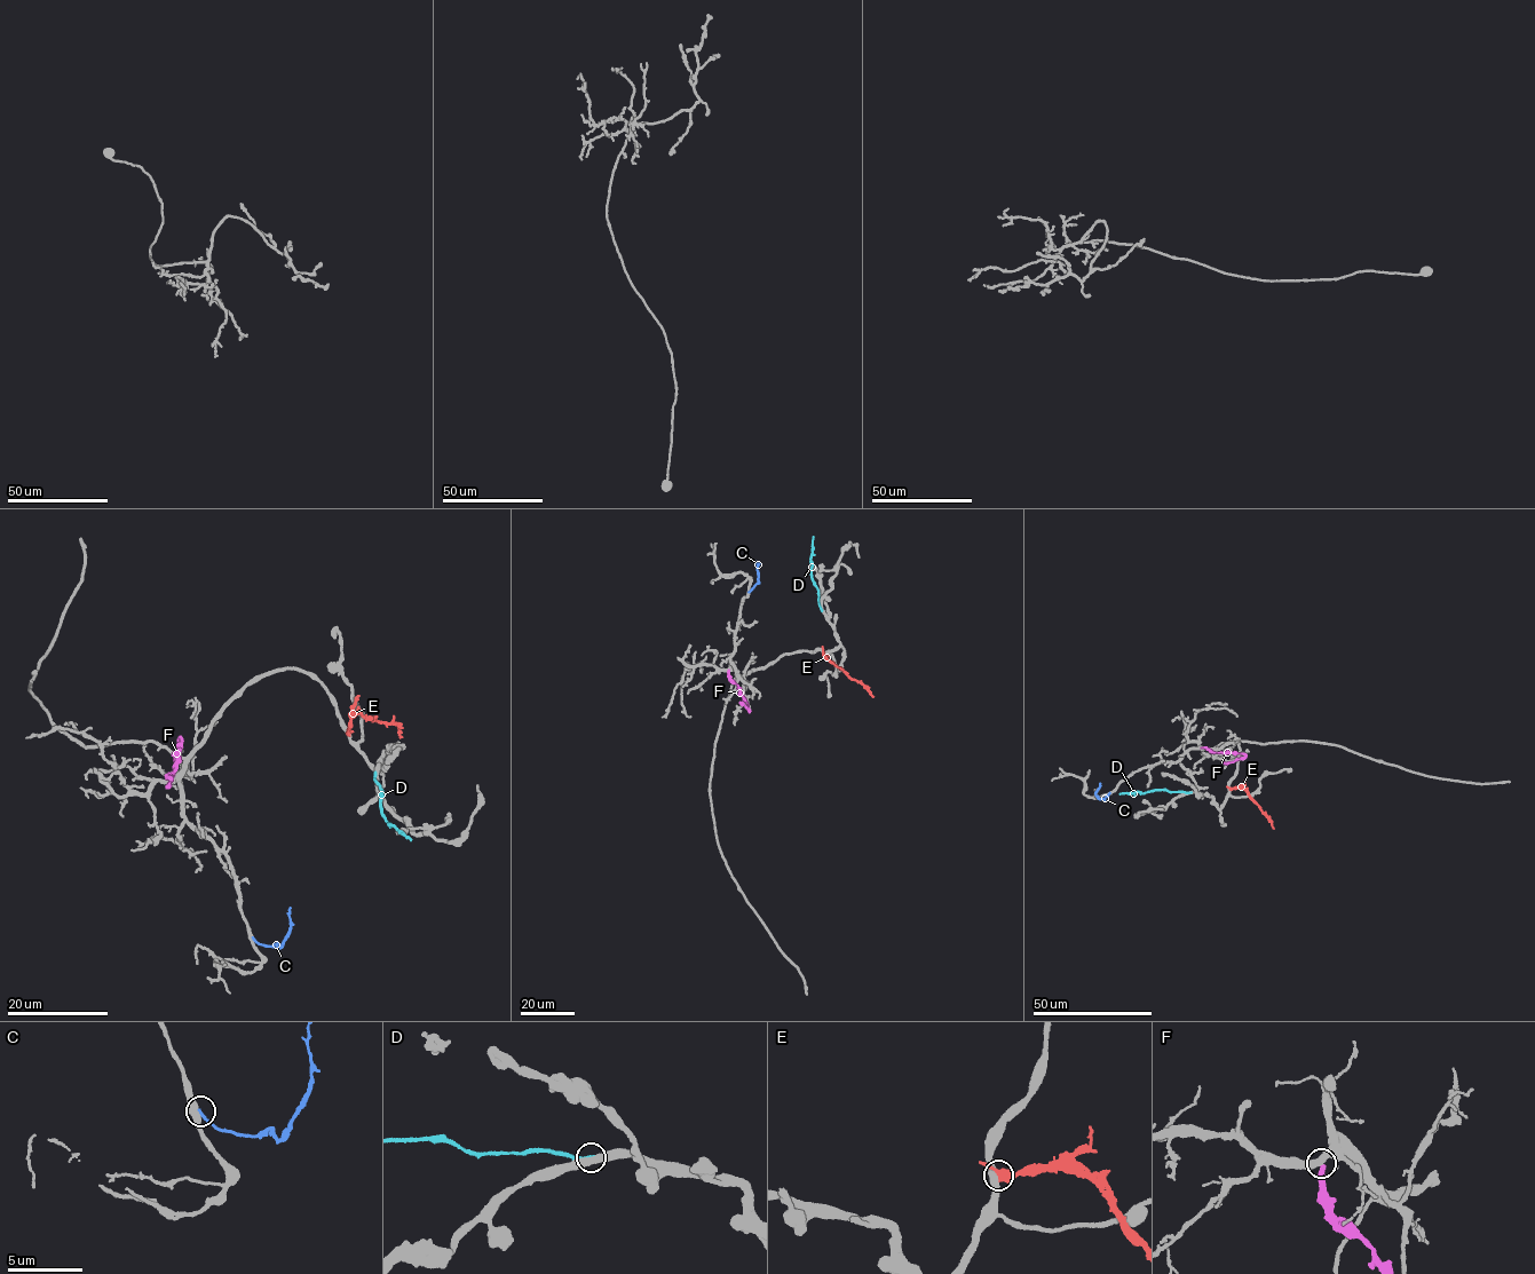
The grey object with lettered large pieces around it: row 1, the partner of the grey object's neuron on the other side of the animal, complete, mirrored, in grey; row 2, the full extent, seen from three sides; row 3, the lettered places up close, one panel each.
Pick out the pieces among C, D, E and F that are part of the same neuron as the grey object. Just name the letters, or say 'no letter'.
no letter

